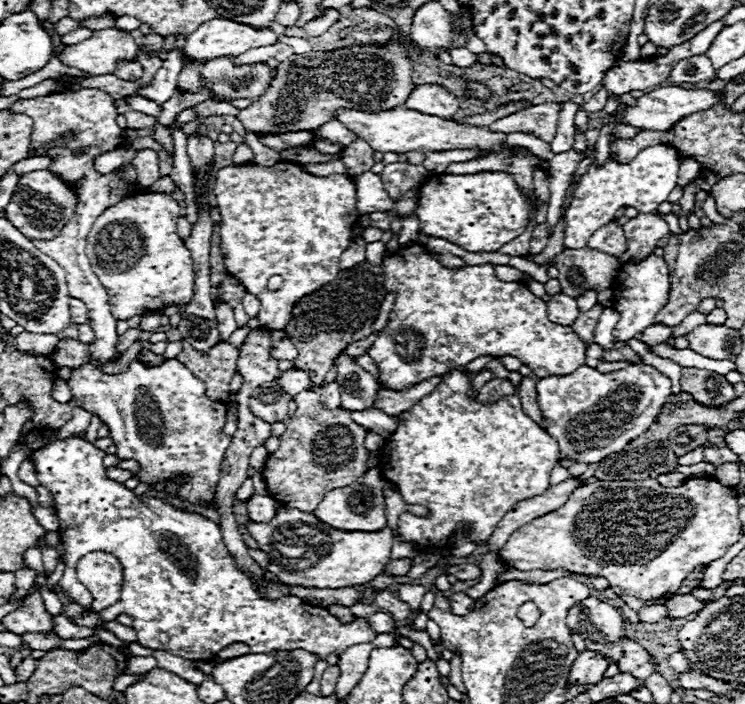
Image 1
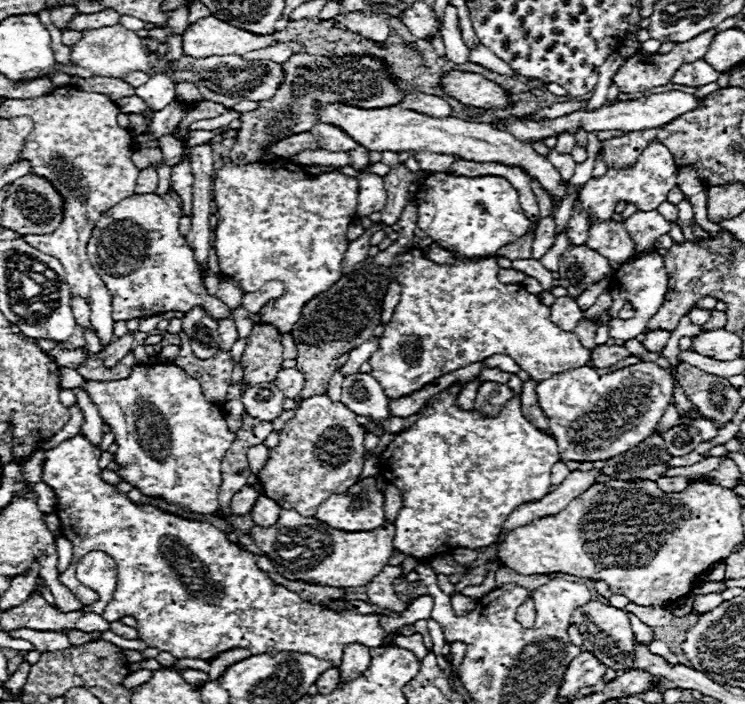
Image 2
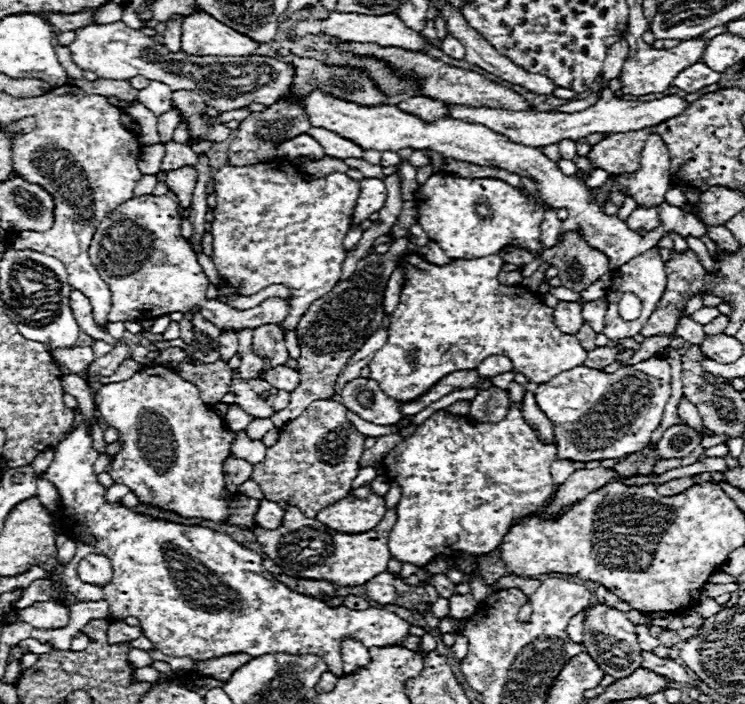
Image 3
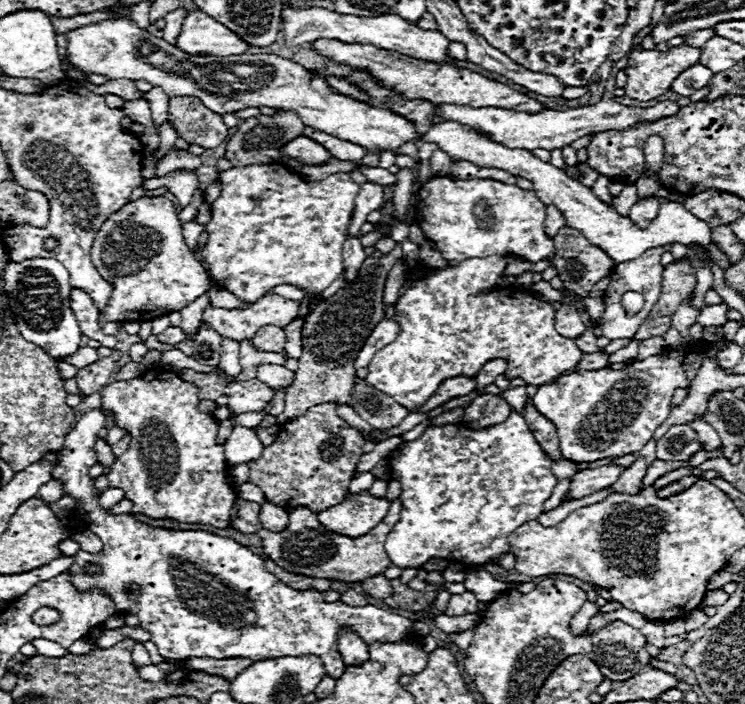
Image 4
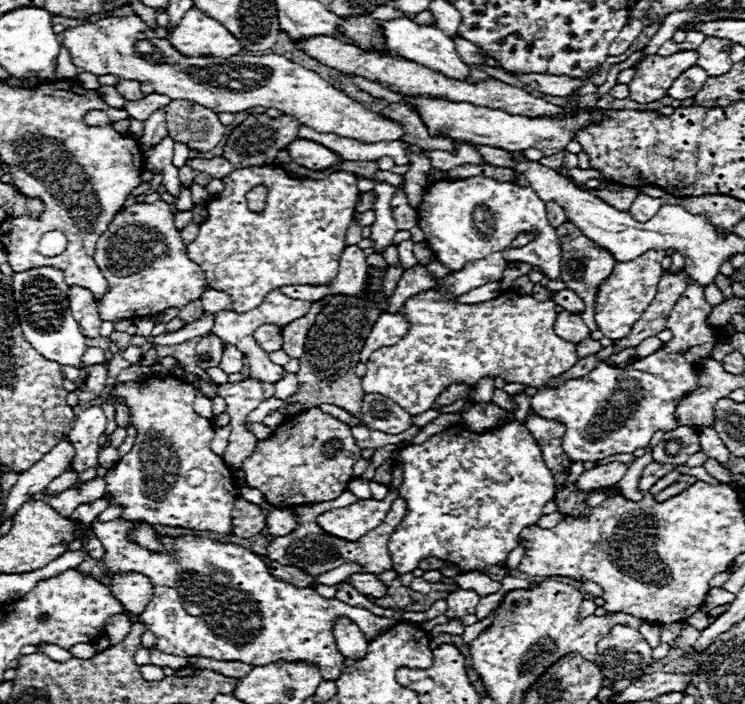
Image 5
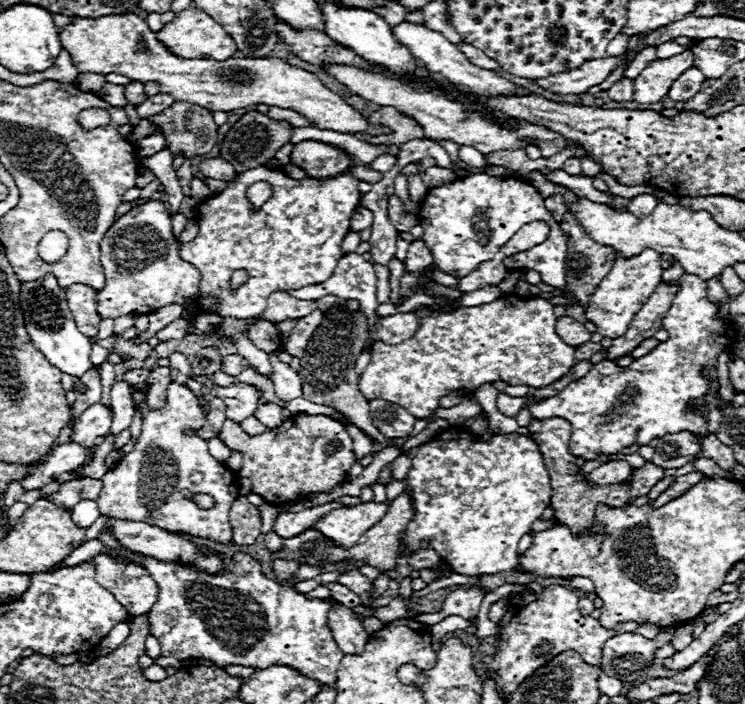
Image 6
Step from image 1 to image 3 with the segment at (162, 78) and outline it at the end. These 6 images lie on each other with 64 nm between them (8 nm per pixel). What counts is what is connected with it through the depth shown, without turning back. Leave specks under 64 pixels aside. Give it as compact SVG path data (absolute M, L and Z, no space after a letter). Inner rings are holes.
M168 20L166 22L166 32L164 32L164 44L168 46L168 50L172 52L180 52L180 36L182 36L182 22L178 20ZM150 82L146 88L138 90L138 102L160 116L172 108L172 90L164 86L164 82Z

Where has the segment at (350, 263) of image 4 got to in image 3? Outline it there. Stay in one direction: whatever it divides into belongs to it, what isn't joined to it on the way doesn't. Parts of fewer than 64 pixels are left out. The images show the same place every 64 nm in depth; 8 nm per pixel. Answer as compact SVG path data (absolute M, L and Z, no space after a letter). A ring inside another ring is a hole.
M353 225L350 227L344 239L344 248L348 252L358 244L360 238L362 237L363 230L360 225Z

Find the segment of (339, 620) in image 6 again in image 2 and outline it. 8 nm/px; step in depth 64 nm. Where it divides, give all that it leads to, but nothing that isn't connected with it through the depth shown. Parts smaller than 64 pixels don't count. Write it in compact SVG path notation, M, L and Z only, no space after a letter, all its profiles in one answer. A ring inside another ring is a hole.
M348 644L344 648L344 658L340 664L340 684L350 682L354 678L358 678L370 664L370 648L362 646L362 644Z

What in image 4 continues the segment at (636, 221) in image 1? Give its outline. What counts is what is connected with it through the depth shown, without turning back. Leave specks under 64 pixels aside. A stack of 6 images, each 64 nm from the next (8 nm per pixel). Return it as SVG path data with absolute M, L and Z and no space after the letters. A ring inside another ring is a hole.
M652 198L652 200L638 200L638 202L632 206L628 218L630 218L636 226L644 228L644 226L648 226L648 224L656 218L658 206L660 206L662 201L663 200L658 198Z

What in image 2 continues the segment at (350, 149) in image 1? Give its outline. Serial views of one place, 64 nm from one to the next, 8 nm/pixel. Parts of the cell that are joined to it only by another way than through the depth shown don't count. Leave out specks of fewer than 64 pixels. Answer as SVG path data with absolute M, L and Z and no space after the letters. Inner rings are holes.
M358 146L356 150L348 152L350 156L350 166L358 172L362 172L366 166L370 166L370 158L368 158L368 150L364 146Z

